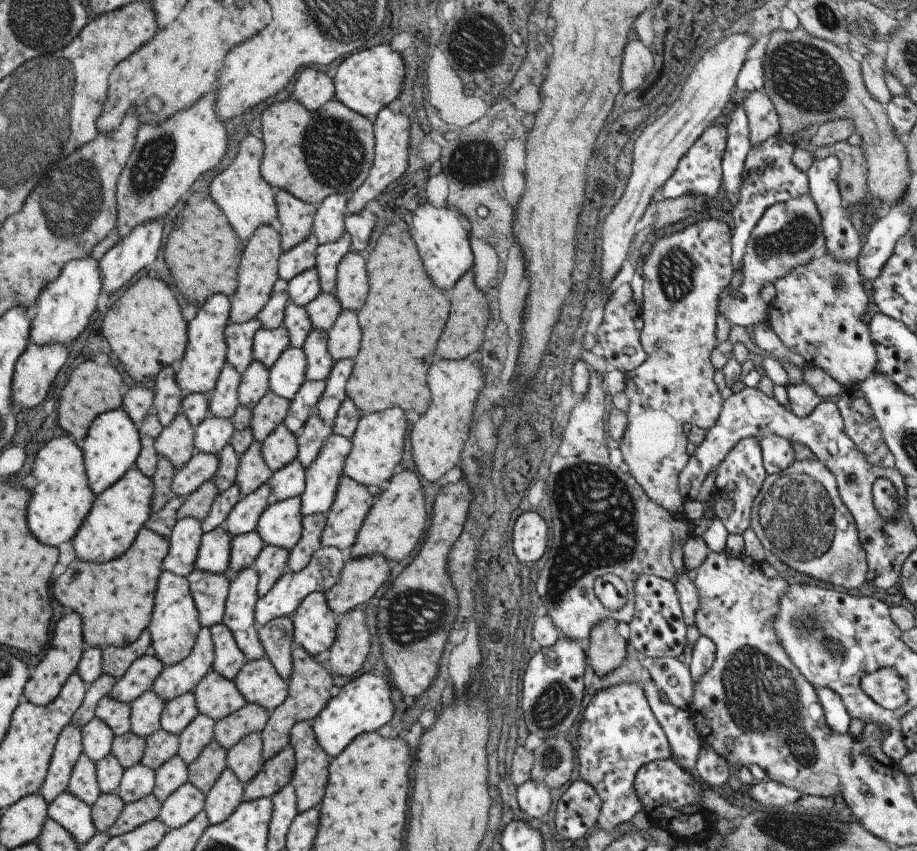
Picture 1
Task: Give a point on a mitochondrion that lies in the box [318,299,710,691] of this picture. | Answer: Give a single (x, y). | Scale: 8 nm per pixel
(599, 529)

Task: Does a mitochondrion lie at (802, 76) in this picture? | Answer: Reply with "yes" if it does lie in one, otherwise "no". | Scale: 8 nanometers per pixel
yes

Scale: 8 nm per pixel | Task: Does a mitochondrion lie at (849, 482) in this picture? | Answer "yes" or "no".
yes

